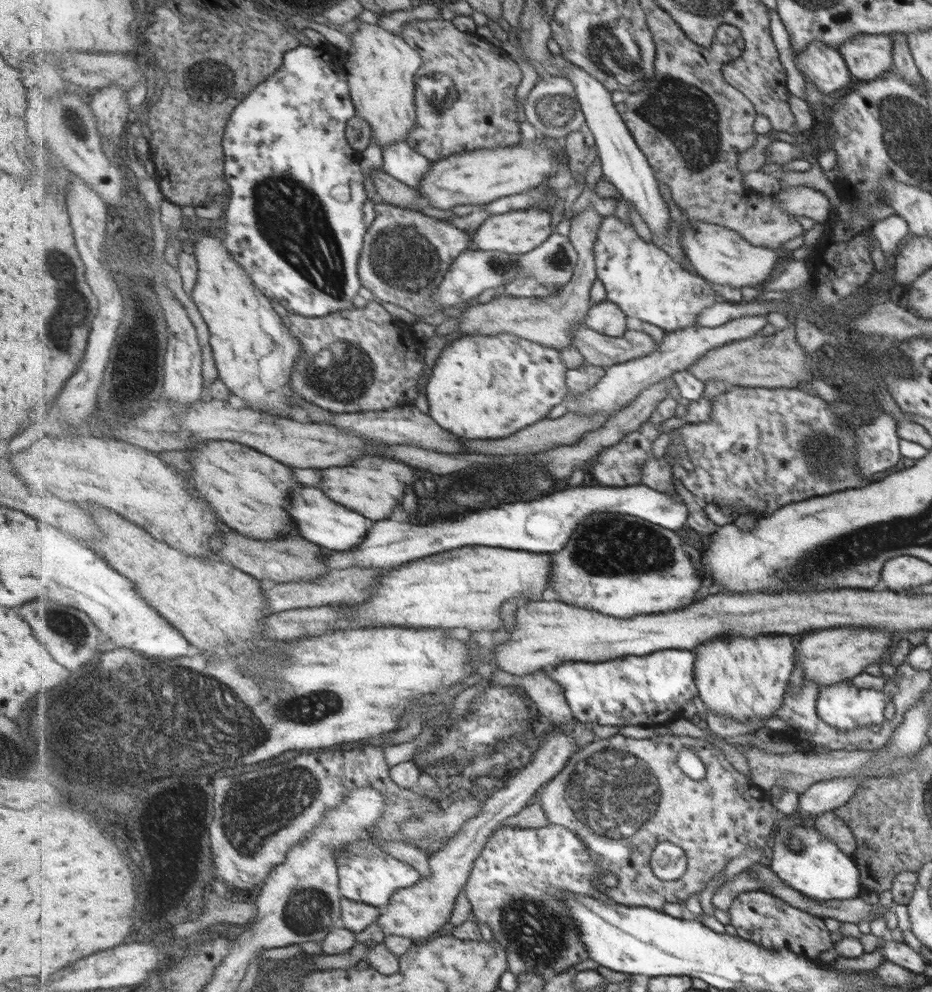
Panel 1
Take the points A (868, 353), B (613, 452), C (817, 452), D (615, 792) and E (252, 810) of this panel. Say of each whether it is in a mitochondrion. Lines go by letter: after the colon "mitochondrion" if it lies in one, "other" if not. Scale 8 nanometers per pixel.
A: mitochondrion
B: other
C: mitochondrion
D: mitochondrion
E: mitochondrion

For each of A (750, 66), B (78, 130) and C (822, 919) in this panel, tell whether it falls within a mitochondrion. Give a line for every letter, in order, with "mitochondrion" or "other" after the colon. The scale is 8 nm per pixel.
A: other
B: other
C: other

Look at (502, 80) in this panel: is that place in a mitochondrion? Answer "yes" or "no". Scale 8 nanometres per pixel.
no

